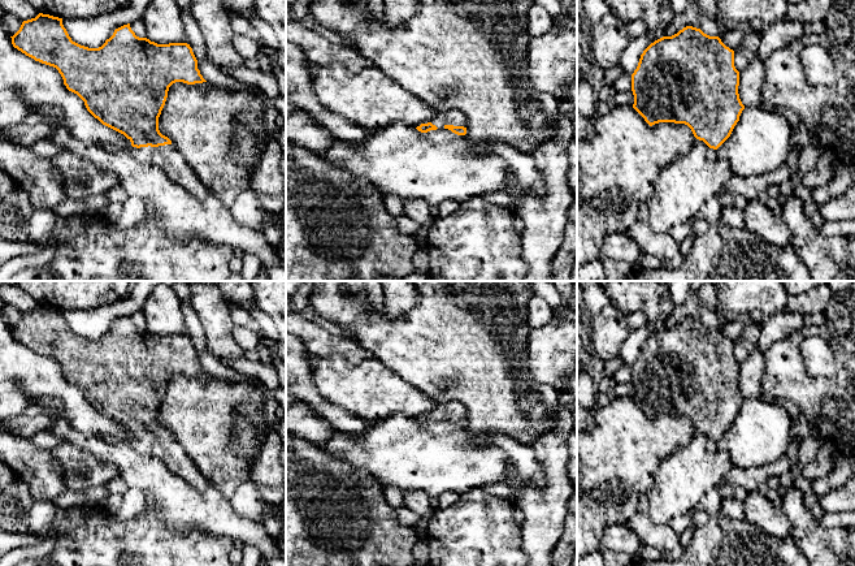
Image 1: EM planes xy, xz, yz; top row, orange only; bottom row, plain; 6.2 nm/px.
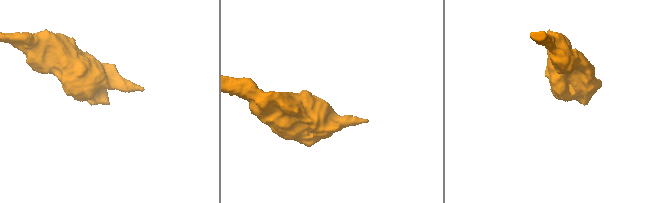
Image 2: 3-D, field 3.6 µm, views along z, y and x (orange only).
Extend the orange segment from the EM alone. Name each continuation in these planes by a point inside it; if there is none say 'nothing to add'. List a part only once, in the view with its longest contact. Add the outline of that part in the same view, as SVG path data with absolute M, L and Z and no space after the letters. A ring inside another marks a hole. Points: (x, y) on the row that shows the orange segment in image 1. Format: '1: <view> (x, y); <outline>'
1: xy (166, 158); M173 143L159 147L133 147L131 154L140 163L164 169L173 181L185 186L195 196L207 196L208 189Z

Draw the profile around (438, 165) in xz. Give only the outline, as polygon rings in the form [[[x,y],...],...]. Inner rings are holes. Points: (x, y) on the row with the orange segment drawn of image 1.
[[[395,124],[368,131],[361,144],[337,139],[322,156],[334,167],[368,180],[382,195],[392,194],[403,200],[424,199],[430,207],[446,200],[463,204],[473,196],[505,191],[509,177],[524,195],[541,196],[546,193],[546,183],[531,152],[499,142],[490,142],[478,150],[466,135],[457,135],[444,128],[421,133],[416,128]]]

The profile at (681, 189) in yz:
[[[695,138],[685,155],[663,167],[647,202],[647,221],[656,233],[691,224],[703,204],[725,190],[733,170],[728,160],[707,157],[708,146]]]

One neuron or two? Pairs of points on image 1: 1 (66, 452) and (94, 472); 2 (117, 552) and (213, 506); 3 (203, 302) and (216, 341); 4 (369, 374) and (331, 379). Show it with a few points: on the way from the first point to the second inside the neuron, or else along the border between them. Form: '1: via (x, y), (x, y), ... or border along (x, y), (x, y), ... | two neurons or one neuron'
1: via (73, 458), (87, 470) | one neuron
2: border along (151, 502), (169, 528), (181, 534), (199, 528) | two neurons
3: via (212, 311), (216, 318), (216, 332) | one neuron
4: via (360, 379), (341, 379) | one neuron

